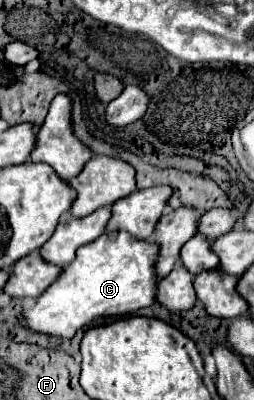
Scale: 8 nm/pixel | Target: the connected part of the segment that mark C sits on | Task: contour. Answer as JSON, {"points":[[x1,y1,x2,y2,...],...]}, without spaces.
{"points":[[111,232,99,236,93,246,95,252,89,252,89,244,81,246,75,260,63,268,59,278,37,298,31,308,23,310,23,328,35,334,73,338,81,328,99,326,107,318,129,316,155,302,155,262,159,250,155,242,135,240,123,232]]}

